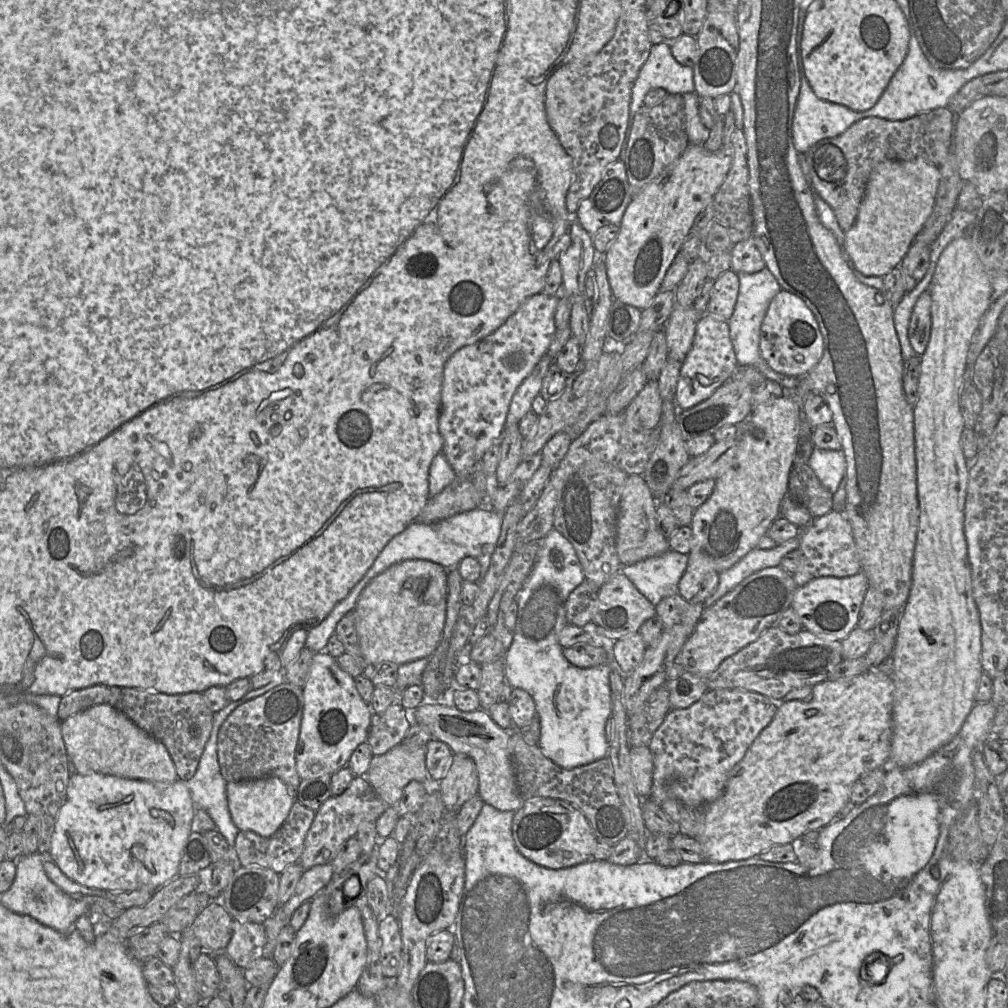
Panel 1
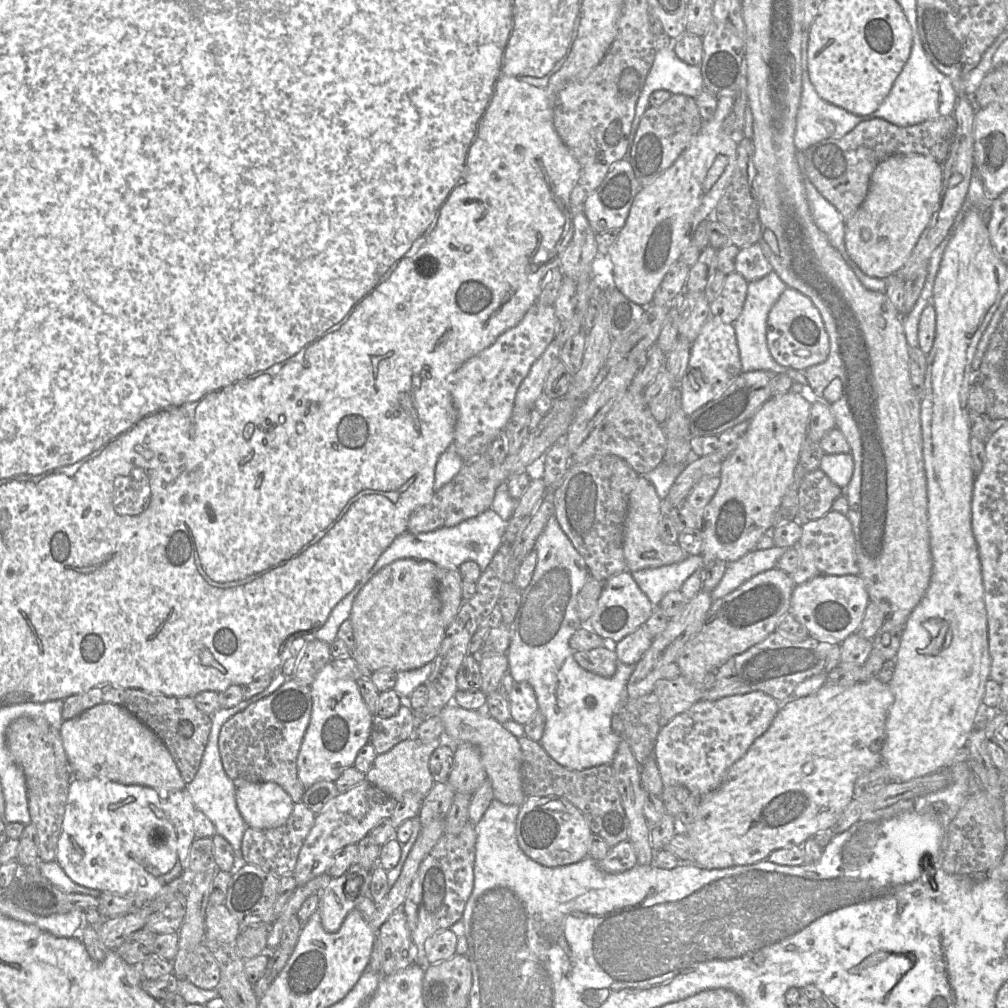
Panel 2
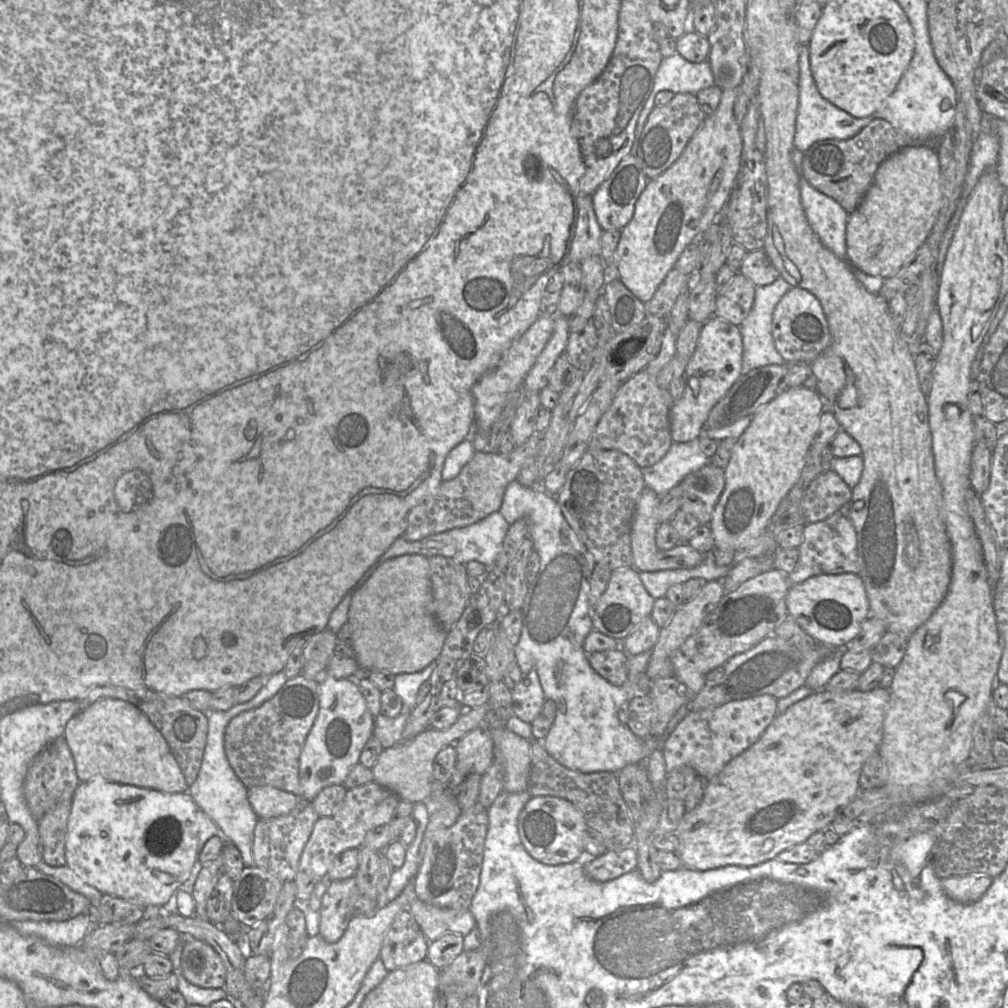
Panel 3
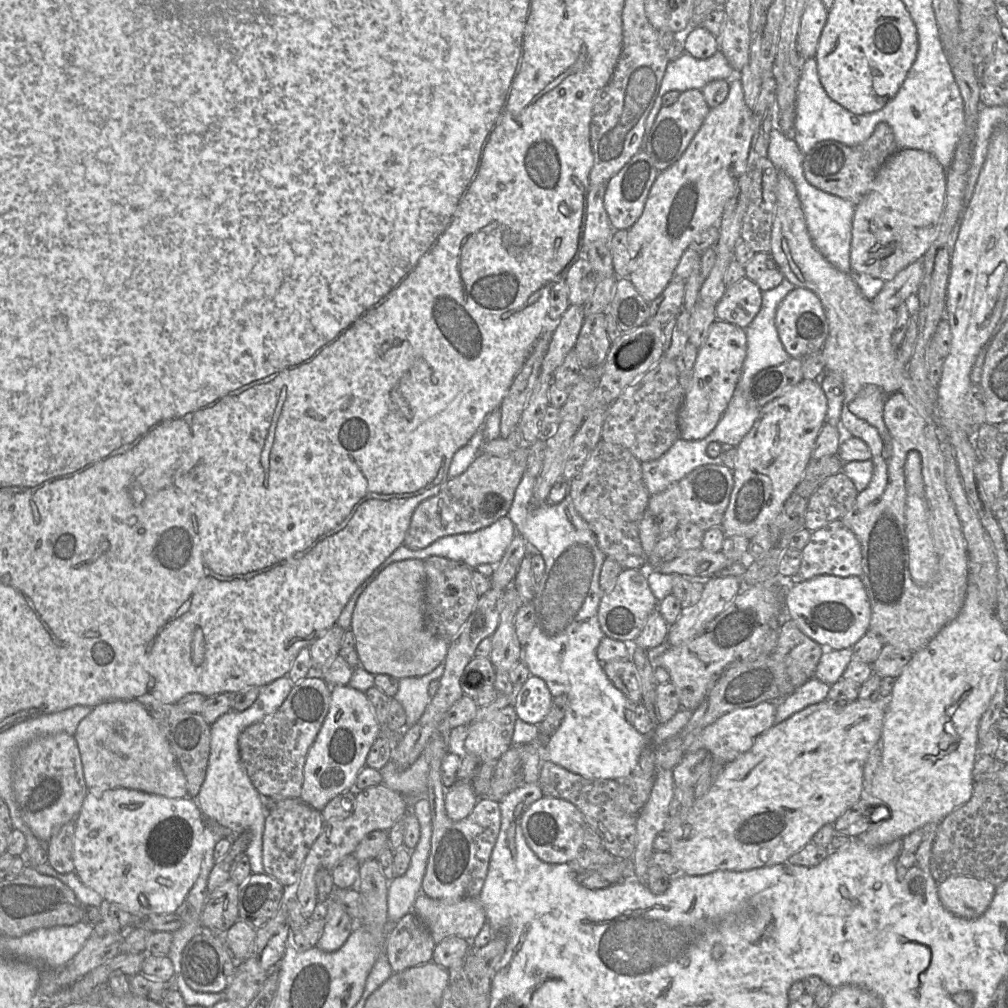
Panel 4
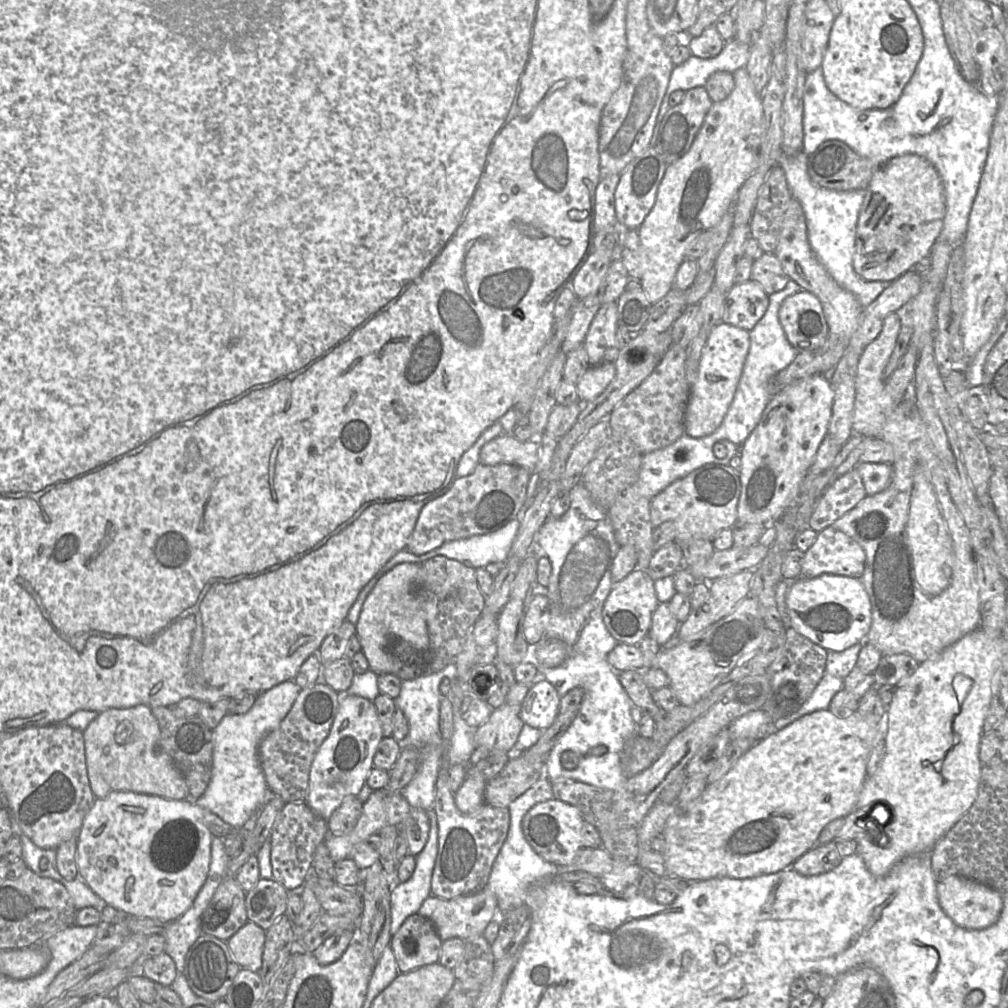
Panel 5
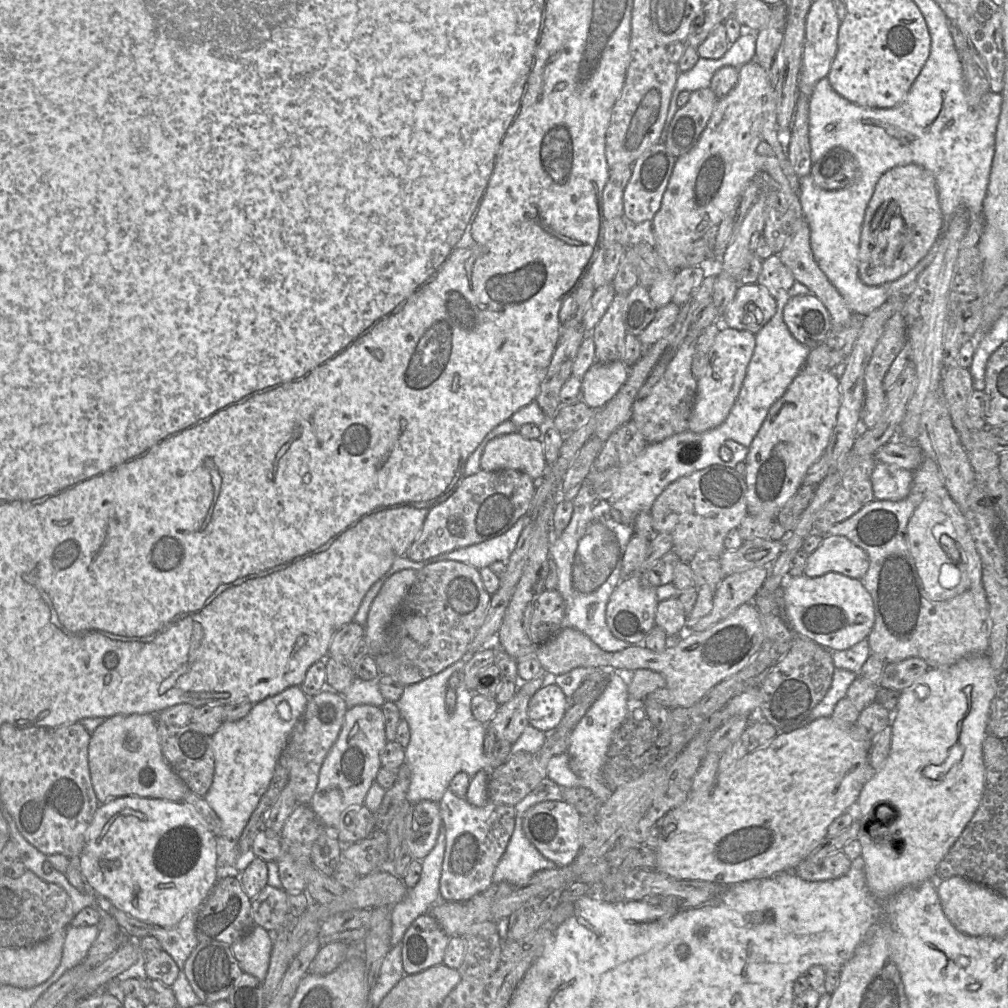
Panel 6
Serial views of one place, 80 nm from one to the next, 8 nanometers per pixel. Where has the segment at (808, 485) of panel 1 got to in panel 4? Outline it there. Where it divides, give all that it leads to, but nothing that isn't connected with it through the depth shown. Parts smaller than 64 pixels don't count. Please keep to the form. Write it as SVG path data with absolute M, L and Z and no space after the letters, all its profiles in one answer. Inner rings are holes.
M842 471L828 477L813 492L805 512L805 527L811 532L826 526L851 509L858 490Z

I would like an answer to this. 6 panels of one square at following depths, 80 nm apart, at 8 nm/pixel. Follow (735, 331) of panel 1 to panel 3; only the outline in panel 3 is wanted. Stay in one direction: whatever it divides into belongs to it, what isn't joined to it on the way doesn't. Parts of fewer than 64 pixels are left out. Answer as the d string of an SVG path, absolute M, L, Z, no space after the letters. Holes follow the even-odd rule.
M781 276L769 285L756 286L752 309L739 326L743 340L741 374L746 374L752 369L766 365L784 365L787 363L775 348L772 321L777 304L791 288L792 286Z

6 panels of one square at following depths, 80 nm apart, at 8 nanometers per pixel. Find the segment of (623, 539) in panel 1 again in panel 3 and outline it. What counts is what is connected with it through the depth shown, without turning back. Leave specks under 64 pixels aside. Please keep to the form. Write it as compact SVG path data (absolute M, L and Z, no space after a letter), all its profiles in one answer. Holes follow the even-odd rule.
M645 487L636 504L632 526L631 547L633 555L633 567L639 572L660 571L669 569L688 569L698 566L705 558L688 543L679 543L670 550L661 550L656 545L656 531L658 528L658 507L660 497L650 488Z

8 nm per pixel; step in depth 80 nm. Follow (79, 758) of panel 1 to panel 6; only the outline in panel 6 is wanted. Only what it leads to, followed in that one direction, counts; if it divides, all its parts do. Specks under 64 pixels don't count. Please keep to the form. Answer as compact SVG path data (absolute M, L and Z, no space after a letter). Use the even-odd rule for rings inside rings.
M118 714L106 718L91 734L88 762L92 786L100 804L127 796L183 801L190 791L163 755L156 715Z

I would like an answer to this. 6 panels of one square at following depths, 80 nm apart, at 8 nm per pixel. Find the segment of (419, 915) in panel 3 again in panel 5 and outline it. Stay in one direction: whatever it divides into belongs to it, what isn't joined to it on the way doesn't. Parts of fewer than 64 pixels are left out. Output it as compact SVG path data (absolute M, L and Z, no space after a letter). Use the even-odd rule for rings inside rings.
M487 889L476 894L458 896L452 899L442 899L430 895L422 903L418 914L434 924L442 941L454 937L466 940L481 935L491 920L501 915L495 895Z

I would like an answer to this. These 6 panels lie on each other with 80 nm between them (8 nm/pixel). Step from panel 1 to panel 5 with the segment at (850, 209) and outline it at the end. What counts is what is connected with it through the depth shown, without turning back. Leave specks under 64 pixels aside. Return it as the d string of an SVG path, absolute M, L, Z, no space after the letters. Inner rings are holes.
M839 140L823 142L807 160L813 183L836 191L867 189L879 167Z

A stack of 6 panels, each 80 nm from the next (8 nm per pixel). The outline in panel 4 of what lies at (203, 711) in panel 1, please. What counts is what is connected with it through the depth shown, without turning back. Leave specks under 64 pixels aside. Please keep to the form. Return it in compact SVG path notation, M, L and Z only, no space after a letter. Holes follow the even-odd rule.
M142 694L135 699L145 707L167 738L185 775L188 796L195 799L206 777L210 754L211 725L200 713L186 712L176 703L163 702L153 695Z

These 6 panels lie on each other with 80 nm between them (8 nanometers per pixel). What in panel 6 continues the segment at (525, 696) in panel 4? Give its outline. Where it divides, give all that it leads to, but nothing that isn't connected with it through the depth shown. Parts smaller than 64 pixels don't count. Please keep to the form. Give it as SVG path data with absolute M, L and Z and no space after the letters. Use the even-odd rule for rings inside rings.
M555 683L545 684L530 698L529 724L543 732L556 729L568 708L568 698Z

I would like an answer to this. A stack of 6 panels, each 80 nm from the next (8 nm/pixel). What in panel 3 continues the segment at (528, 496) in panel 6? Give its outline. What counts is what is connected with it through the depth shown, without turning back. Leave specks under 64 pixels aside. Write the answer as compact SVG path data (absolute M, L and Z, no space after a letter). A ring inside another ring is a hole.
M535 433L508 454L477 450L455 478L443 481L433 495L408 513L402 536L408 541L418 541L434 534L472 525L494 512L499 512L507 486L517 479L528 459L537 457L541 441L542 434Z

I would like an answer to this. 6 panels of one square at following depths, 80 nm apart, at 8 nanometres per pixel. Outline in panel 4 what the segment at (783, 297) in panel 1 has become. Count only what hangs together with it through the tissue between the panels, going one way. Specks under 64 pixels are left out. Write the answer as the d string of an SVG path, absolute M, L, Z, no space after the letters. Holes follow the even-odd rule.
M795 287L777 309L776 328L783 347L791 358L803 358L820 351L829 333L829 325L820 298L810 289Z

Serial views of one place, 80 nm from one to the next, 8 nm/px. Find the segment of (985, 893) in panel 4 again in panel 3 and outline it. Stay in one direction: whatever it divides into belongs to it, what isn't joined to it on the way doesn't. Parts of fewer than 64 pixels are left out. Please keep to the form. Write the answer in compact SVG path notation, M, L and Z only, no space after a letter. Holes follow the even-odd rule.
M983 874L954 876L942 880L942 888L950 899L962 904L971 904L986 893L992 880Z

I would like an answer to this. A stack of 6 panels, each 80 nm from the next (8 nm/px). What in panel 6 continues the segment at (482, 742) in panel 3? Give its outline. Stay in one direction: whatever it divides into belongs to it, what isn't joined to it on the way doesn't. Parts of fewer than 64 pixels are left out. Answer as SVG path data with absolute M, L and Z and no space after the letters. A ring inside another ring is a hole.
M518 691L509 702L499 706L493 718L487 723L487 731L493 731L499 739L514 744L529 725L530 698L530 695Z

